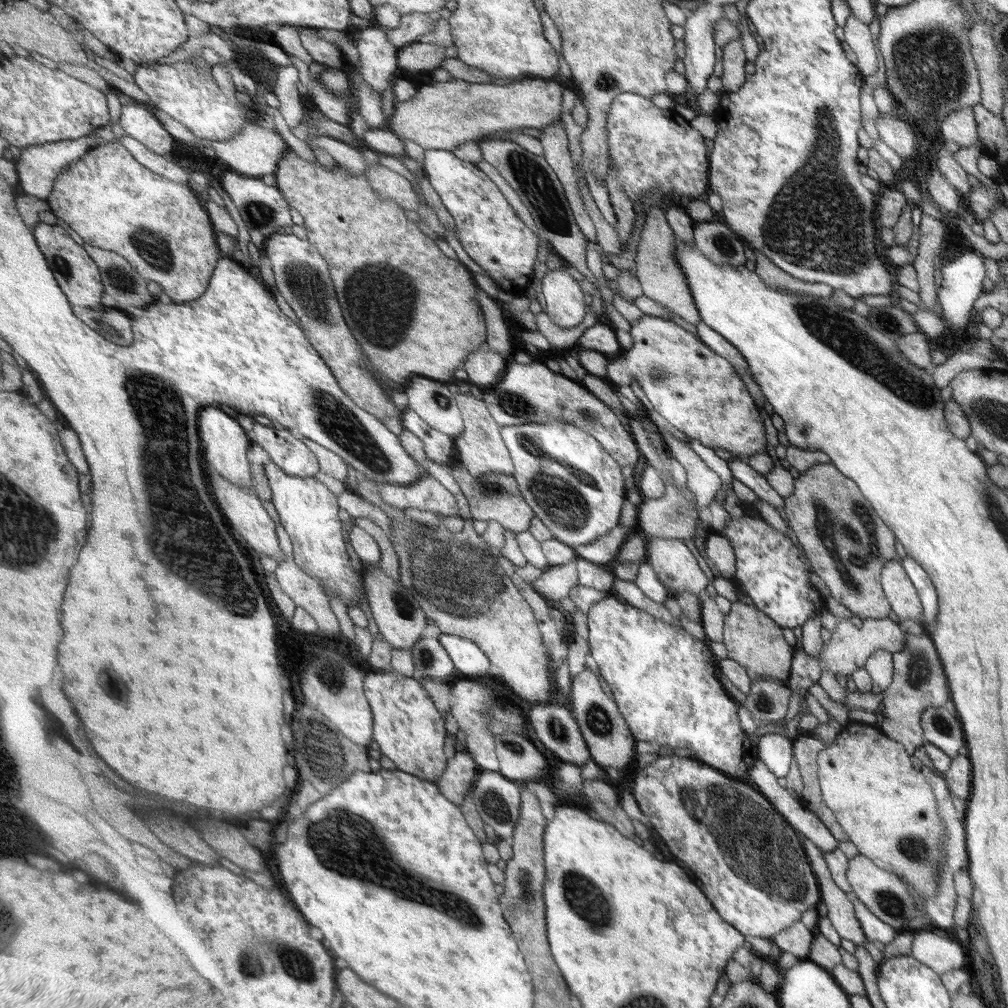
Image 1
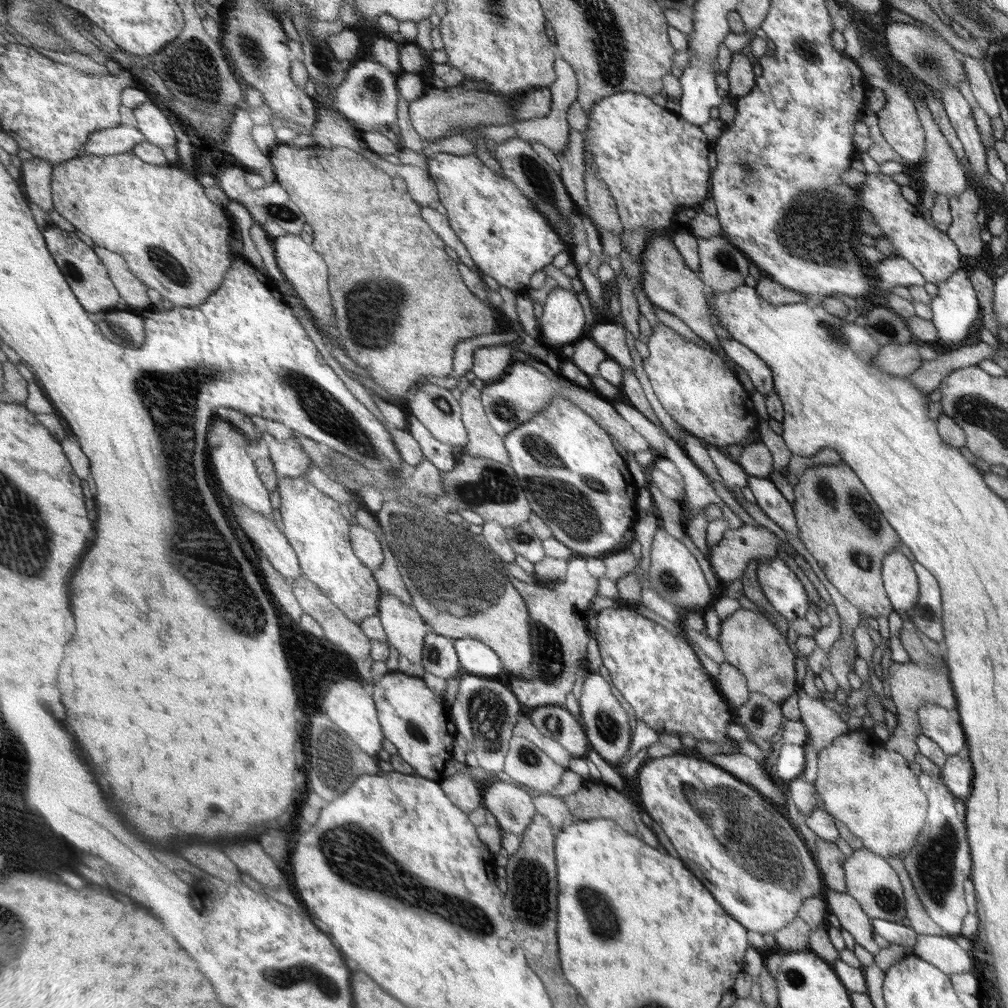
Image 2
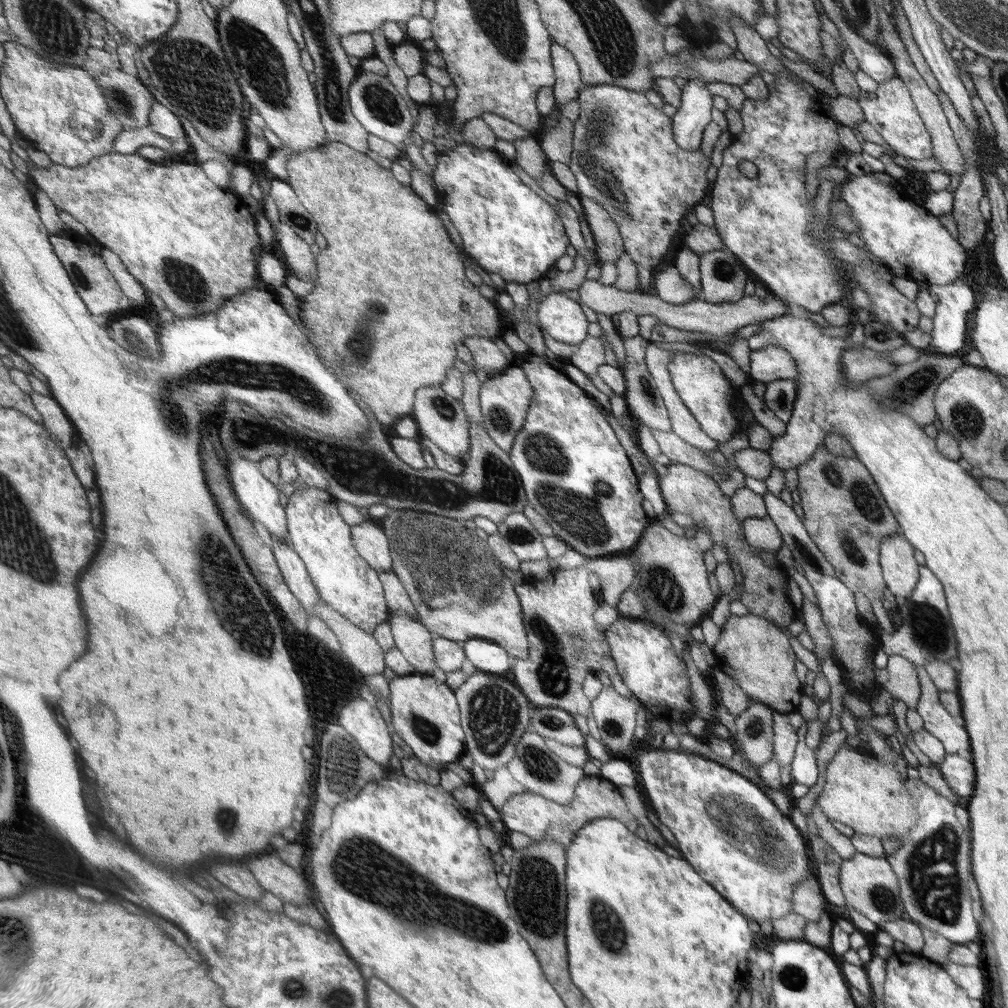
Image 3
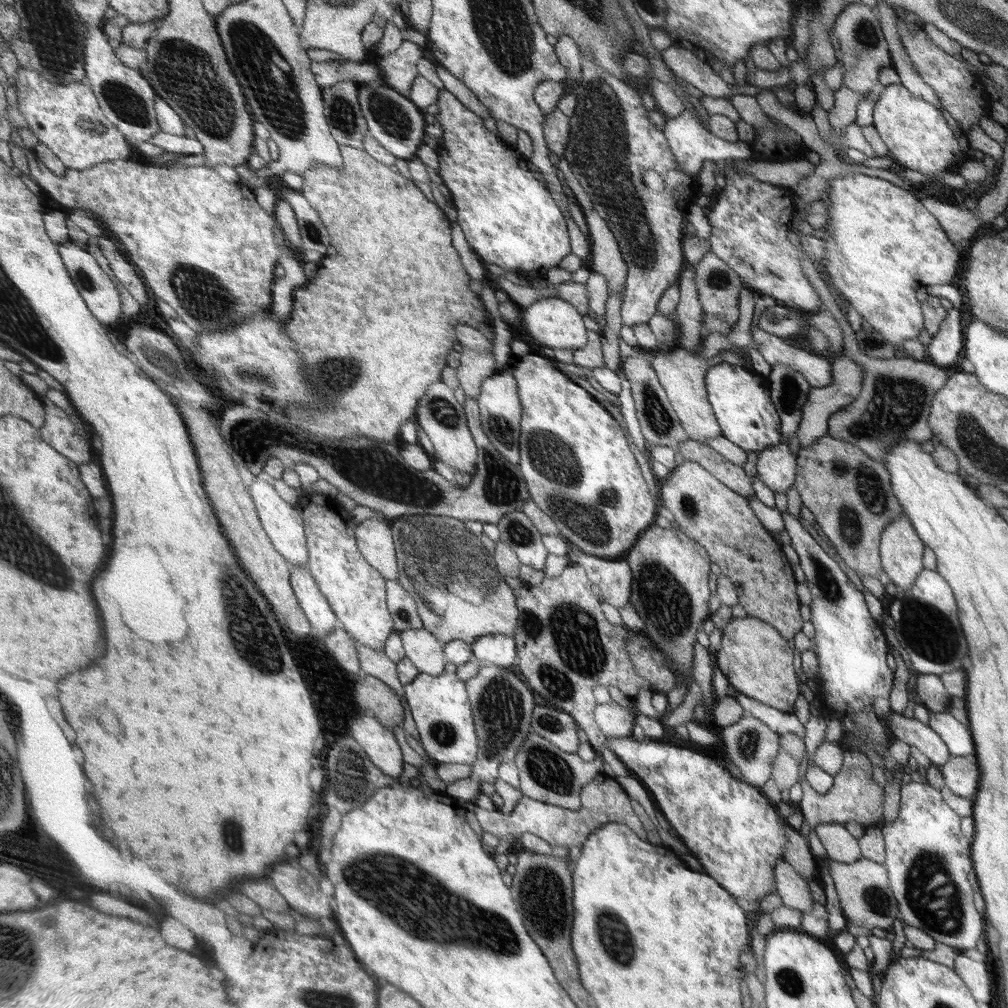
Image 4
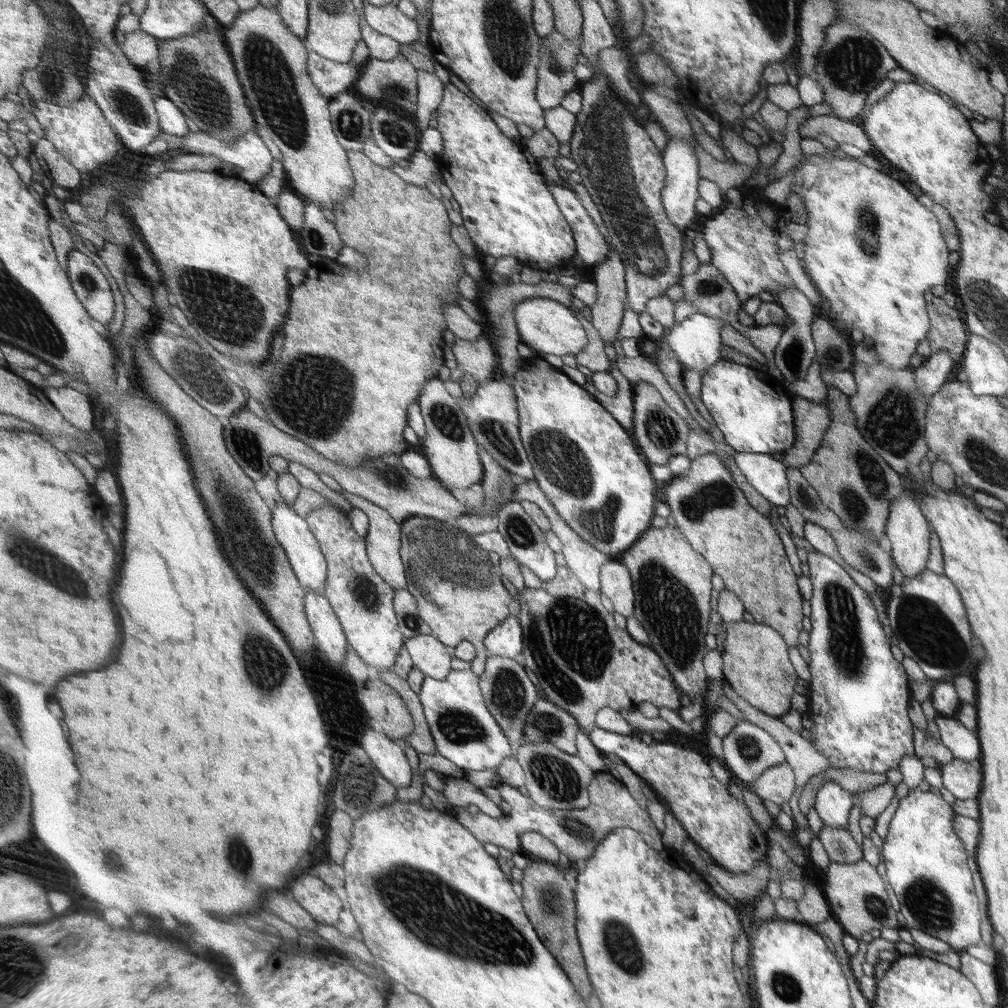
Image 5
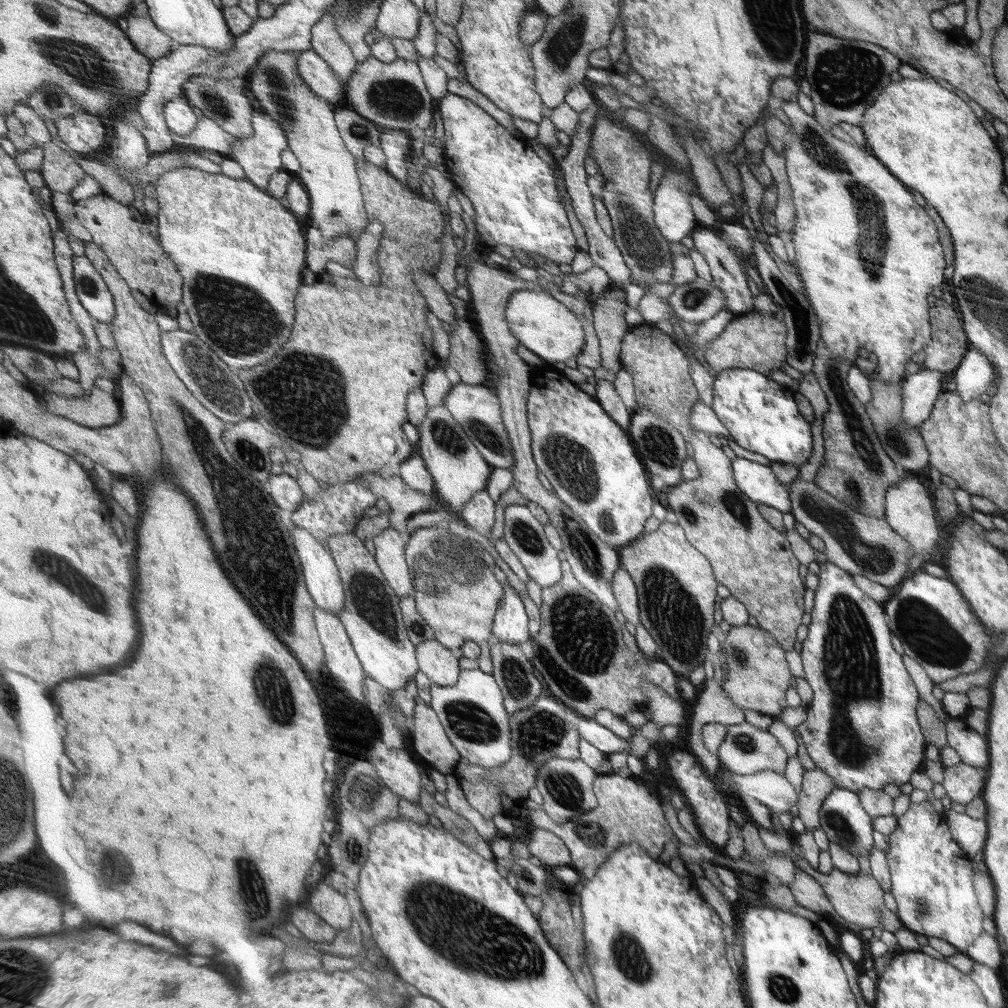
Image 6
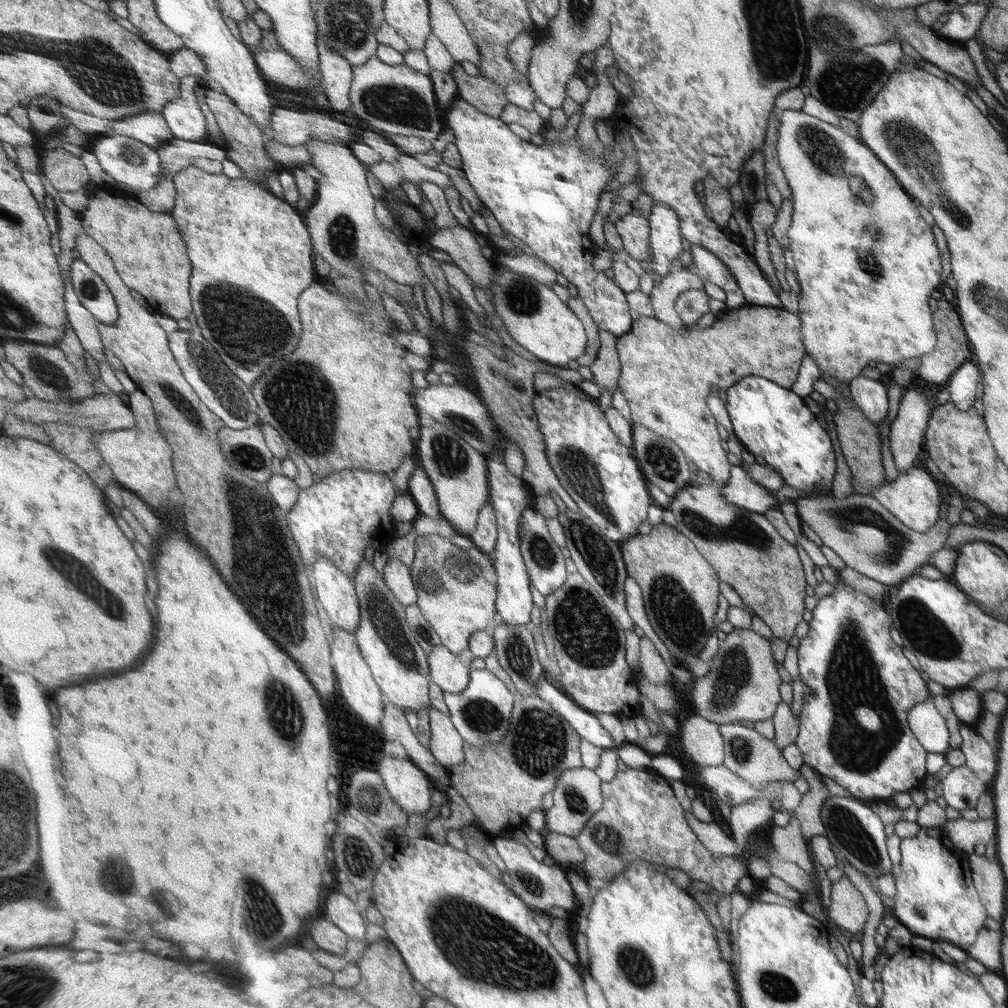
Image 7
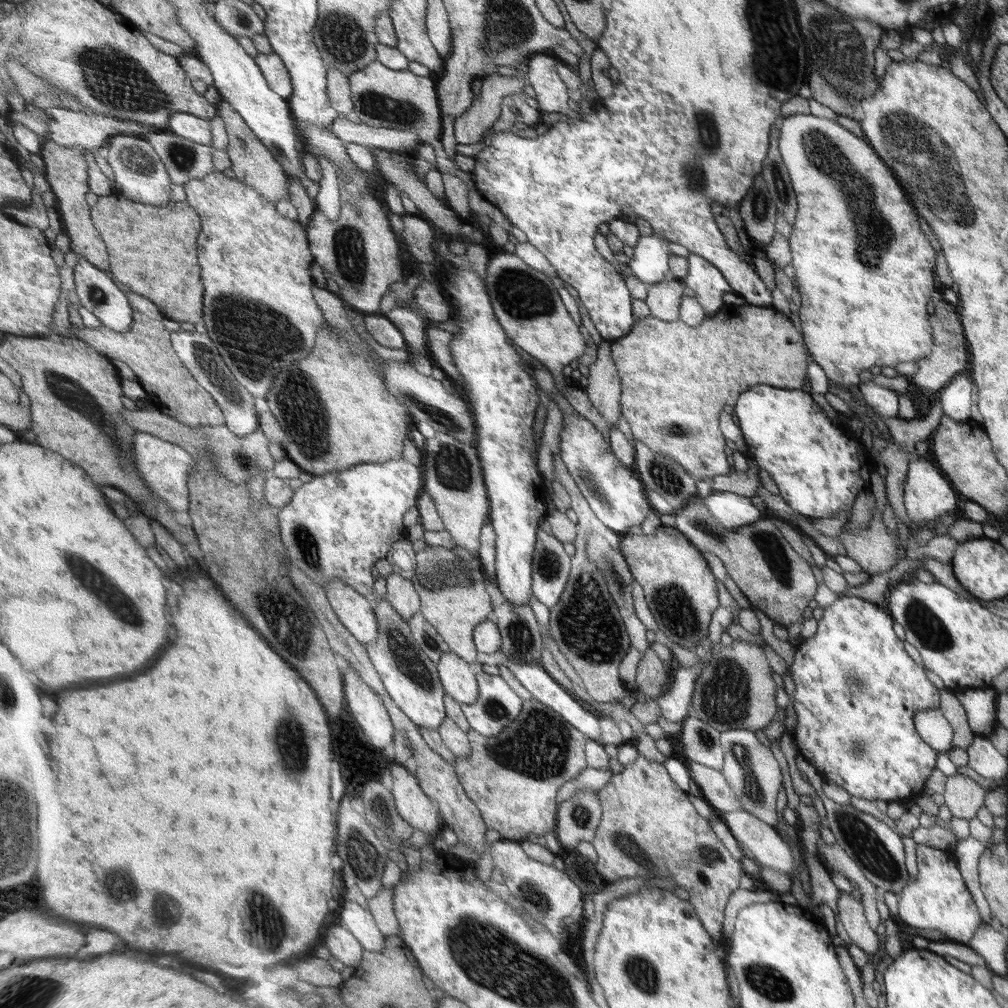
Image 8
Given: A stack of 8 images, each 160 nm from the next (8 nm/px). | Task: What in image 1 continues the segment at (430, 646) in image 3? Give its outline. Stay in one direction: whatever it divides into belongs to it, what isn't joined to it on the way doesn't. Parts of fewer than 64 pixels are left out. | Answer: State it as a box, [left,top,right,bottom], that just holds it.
[363,567,427,649]

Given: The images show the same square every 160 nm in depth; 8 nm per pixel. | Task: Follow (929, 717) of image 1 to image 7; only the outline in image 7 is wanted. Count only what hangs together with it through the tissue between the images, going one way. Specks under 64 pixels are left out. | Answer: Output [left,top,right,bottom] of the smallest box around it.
[958,724,998,778]

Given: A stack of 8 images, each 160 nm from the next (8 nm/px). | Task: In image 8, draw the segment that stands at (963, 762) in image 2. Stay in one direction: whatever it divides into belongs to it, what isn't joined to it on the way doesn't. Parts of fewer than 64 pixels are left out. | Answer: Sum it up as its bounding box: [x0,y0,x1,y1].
[943,773,987,821]

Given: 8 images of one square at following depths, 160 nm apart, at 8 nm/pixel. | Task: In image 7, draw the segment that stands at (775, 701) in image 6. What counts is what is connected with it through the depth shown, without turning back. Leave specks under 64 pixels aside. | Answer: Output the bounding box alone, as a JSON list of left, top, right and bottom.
[692,628,782,725]

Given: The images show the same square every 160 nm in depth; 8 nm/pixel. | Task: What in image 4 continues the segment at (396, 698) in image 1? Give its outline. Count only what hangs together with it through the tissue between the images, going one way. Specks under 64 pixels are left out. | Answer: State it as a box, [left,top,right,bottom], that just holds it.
[404,673,479,764]

